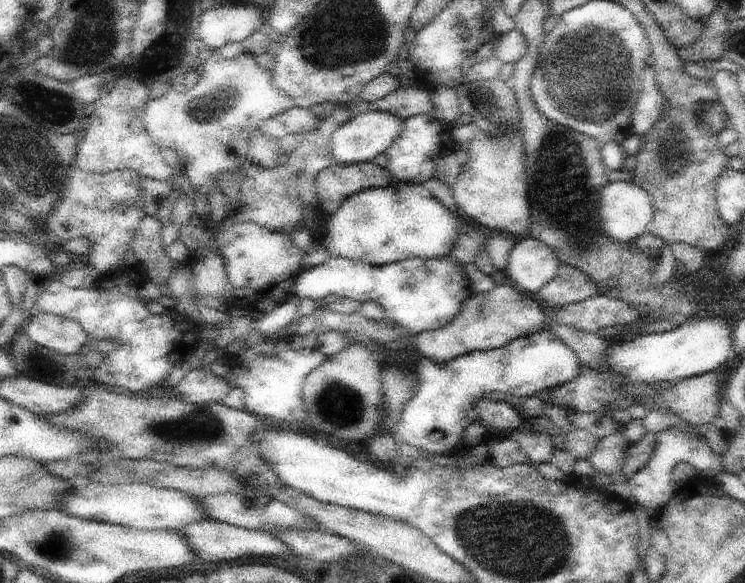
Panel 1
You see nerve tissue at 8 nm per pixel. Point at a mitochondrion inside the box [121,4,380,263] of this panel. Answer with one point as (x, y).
(166, 53)

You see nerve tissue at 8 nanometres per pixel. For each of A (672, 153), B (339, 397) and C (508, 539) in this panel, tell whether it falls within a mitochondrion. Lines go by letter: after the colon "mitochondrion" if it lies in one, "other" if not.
A: mitochondrion
B: mitochondrion
C: mitochondrion

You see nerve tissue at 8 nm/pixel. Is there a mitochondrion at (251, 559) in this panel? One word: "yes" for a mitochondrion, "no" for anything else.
no

